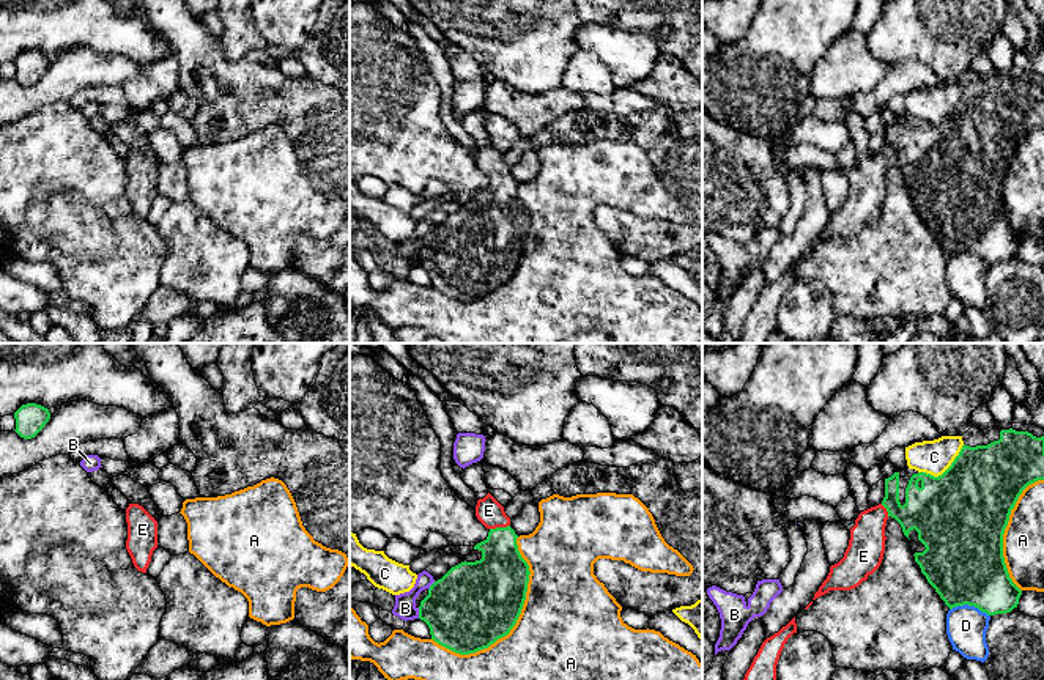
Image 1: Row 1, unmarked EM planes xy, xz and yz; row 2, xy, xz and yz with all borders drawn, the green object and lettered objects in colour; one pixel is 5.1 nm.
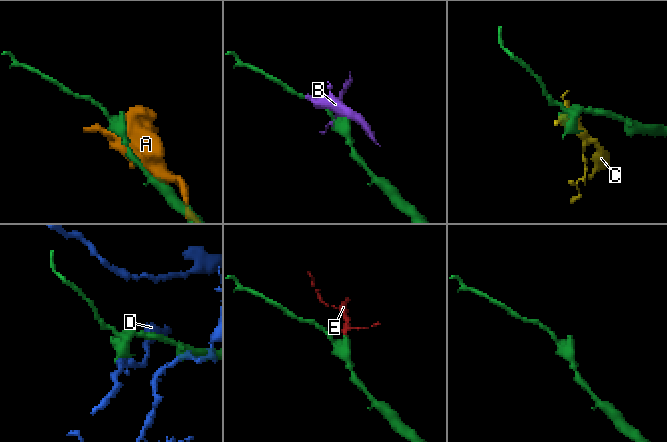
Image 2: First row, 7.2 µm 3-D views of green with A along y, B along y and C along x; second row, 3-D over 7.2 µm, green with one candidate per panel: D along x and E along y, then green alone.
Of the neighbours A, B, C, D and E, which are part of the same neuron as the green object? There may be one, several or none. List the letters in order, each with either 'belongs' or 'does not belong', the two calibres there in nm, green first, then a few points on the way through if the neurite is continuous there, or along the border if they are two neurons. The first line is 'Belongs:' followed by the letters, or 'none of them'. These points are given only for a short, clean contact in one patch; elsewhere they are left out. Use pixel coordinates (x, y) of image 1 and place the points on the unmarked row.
Belongs: E
A: does not belong; calibres 440 and 500 nm
B: does not belong; calibres 420 and 110 nm
C: does not belong; calibres 460 and 180 nm
D: does not belong; calibres 400 and 200 nm
E: belongs; calibres 280 and 140 nm; way xz (501, 224), (499, 175), (488, 158)

